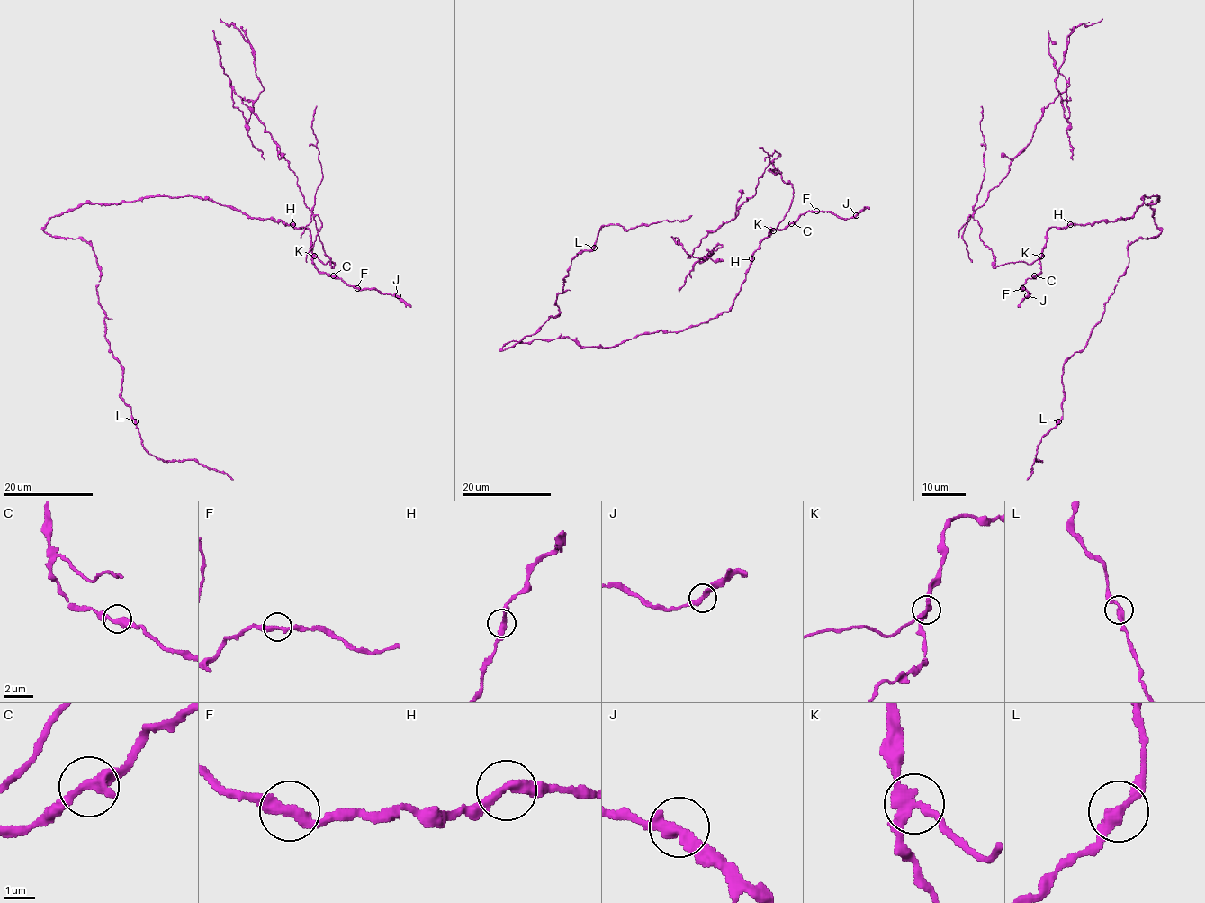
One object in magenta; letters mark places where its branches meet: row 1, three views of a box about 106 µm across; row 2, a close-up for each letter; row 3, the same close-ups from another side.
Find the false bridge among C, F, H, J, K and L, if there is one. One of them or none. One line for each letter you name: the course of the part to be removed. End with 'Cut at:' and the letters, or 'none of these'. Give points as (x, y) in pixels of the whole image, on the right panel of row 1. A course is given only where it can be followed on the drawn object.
K: foreign part runs (1041, 256), (994, 266), (973, 213), (1066, 90), (1067, 121), (1056, 79), (1069, 34), (1102, 19)
Cut at: K

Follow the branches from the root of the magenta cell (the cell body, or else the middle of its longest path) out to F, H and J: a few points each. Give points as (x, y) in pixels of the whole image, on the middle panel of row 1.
F: (700, 323), (729, 310), (745, 280), (753, 252), (769, 235), (771, 229), (785, 229), (803, 214), (816, 211)
H: (700, 323), (729, 310), (745, 280), (751, 258)
J: (700, 323), (729, 310), (753, 252), (771, 229), (785, 229), (807, 212), (832, 212), (845, 219), (856, 215)

